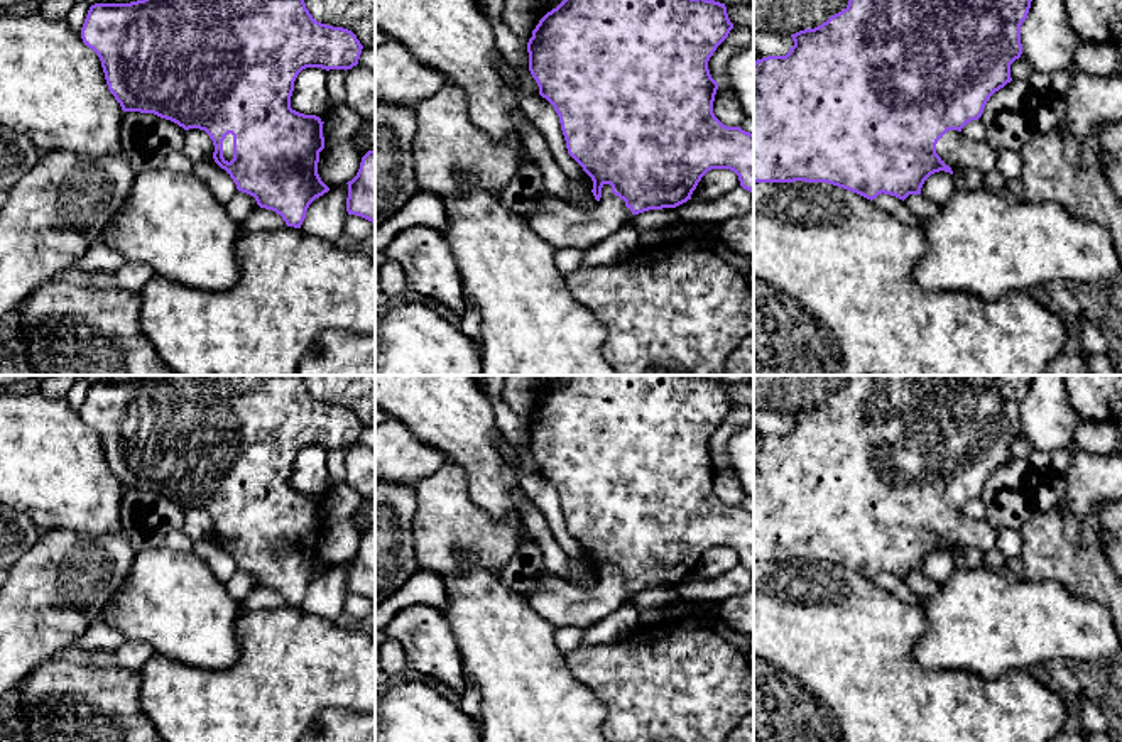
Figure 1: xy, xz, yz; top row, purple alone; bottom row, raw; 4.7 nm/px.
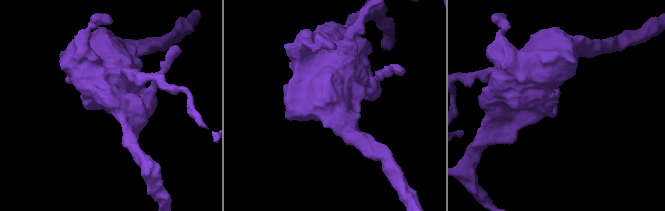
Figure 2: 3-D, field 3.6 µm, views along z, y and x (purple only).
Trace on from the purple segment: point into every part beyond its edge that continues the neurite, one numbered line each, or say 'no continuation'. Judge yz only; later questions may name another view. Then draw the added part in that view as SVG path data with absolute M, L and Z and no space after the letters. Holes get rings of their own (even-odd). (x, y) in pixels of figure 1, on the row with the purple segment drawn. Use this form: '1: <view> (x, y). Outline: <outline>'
1: yz (955, 151). Outline: M948 130L936 144L936 154L951 171L970 167L982 174L995 169L995 150L968 140L958 130Z

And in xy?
1: xy (228, 141). Outline: M228 134L223 140L223 157L228 162L233 159L233 135L231 134Z

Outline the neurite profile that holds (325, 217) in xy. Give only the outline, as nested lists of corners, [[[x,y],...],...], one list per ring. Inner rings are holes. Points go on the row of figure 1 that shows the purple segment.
[[[348,184],[330,189],[323,196],[316,198],[301,225],[309,235],[321,237],[333,243],[343,242],[346,211]]]

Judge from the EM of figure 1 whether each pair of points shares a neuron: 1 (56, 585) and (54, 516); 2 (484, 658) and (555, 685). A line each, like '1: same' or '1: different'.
1: different
2: same

